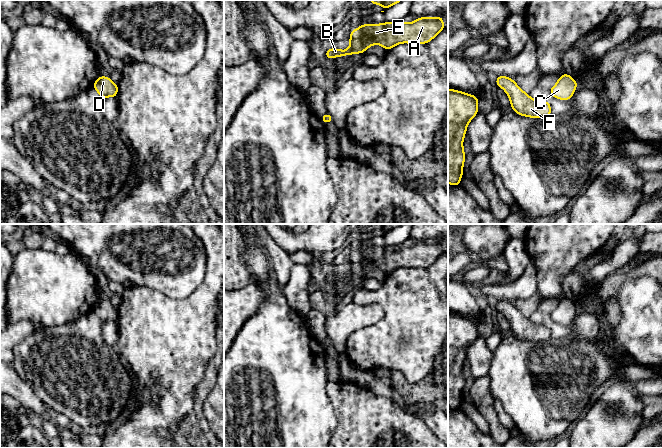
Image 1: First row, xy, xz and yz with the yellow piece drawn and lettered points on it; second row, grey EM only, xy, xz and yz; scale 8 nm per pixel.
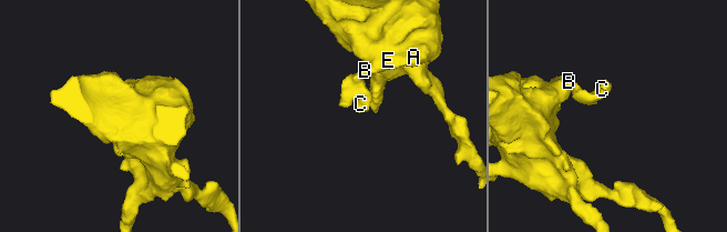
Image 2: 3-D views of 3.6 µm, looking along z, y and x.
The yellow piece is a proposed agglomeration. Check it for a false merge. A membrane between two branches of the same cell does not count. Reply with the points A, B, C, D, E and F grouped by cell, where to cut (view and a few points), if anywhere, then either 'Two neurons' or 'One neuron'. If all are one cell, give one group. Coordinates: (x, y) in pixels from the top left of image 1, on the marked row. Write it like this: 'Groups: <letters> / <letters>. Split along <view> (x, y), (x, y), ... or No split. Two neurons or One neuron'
Groups: A B C D E F. No split. One neuron

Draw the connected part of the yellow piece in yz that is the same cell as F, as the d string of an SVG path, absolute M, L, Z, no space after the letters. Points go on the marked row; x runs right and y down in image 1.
M500 75L495 83L507 93L512 110L520 116L537 119L552 115L548 101L534 100L515 83L514 79Z

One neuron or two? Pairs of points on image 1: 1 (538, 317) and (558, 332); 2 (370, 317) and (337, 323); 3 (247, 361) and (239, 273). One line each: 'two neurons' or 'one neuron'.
1: one neuron
2: one neuron
3: two neurons

